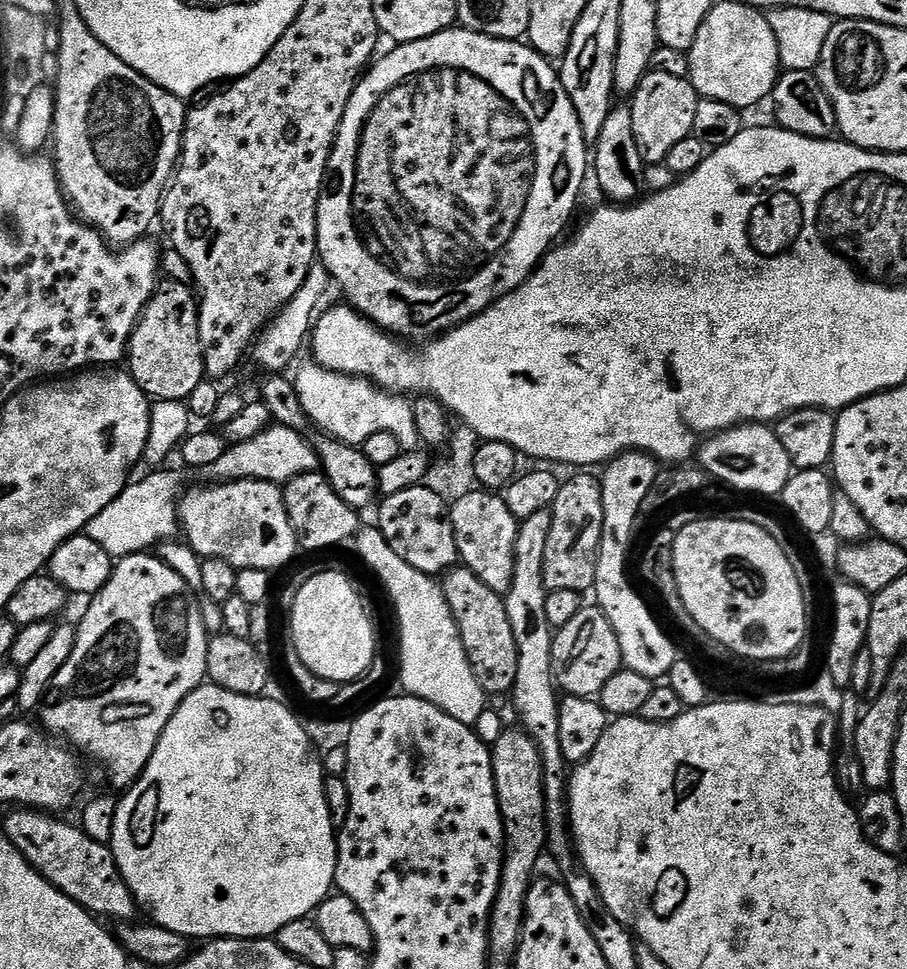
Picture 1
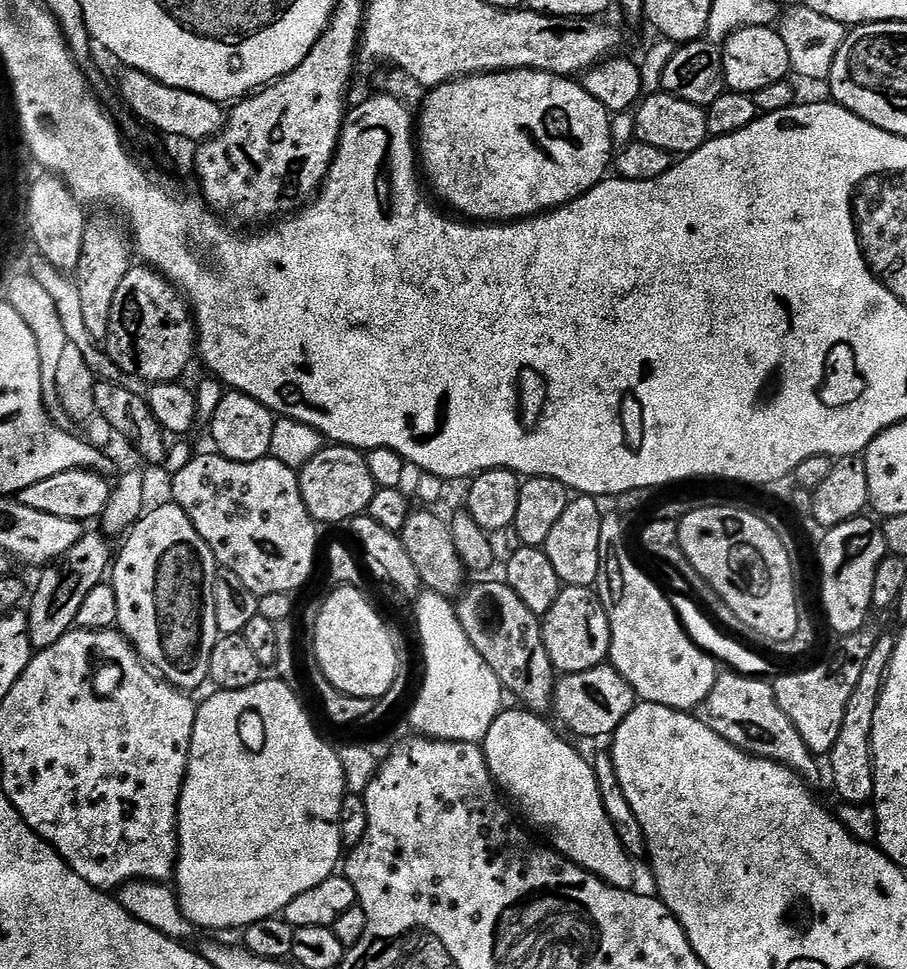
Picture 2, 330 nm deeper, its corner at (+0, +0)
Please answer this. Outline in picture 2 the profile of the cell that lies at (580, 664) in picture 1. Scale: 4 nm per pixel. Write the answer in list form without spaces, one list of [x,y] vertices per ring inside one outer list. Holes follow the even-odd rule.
[[[561,587],[558,602],[554,602],[554,606],[550,606],[550,610],[542,617],[542,627],[546,642],[546,654],[550,654],[550,662],[557,673],[567,674],[590,670],[597,668],[599,664],[605,663],[609,659],[608,651],[612,635],[610,634],[608,612],[604,609],[604,603],[600,601],[599,595],[592,588]]]

